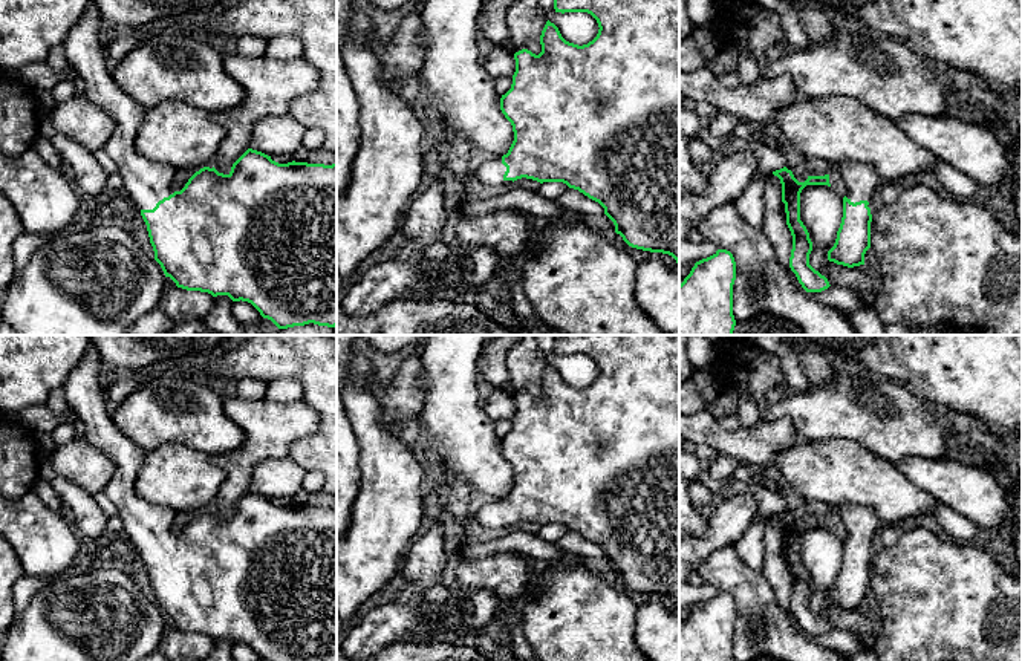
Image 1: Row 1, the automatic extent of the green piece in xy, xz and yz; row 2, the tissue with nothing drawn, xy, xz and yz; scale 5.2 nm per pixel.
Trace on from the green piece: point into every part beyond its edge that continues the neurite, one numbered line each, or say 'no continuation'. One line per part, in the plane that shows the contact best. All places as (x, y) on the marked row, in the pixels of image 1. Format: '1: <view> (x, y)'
1: xy (147, 182)

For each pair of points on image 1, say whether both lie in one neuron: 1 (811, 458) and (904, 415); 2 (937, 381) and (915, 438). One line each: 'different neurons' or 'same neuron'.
1: different neurons
2: different neurons

